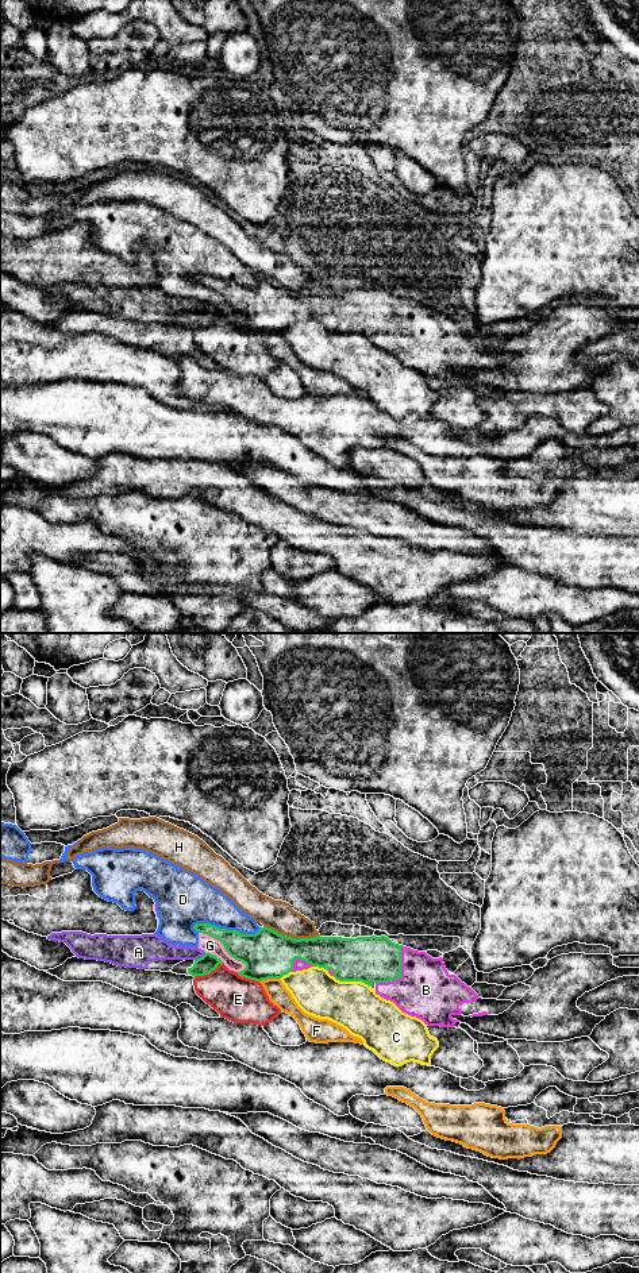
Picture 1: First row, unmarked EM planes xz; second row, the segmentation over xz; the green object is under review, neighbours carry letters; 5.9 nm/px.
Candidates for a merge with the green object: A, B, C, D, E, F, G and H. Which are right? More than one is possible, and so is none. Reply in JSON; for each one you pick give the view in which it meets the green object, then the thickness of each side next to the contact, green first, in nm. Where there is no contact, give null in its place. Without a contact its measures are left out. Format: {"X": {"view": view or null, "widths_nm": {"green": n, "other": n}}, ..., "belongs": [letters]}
{"B": {"view": "xz", "widths_nm": {"green": 280, "other": 340}}, "belongs": ["B"]}

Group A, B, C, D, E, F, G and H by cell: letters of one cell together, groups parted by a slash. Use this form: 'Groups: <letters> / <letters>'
Groups: A / B / C / D F G / E / H

